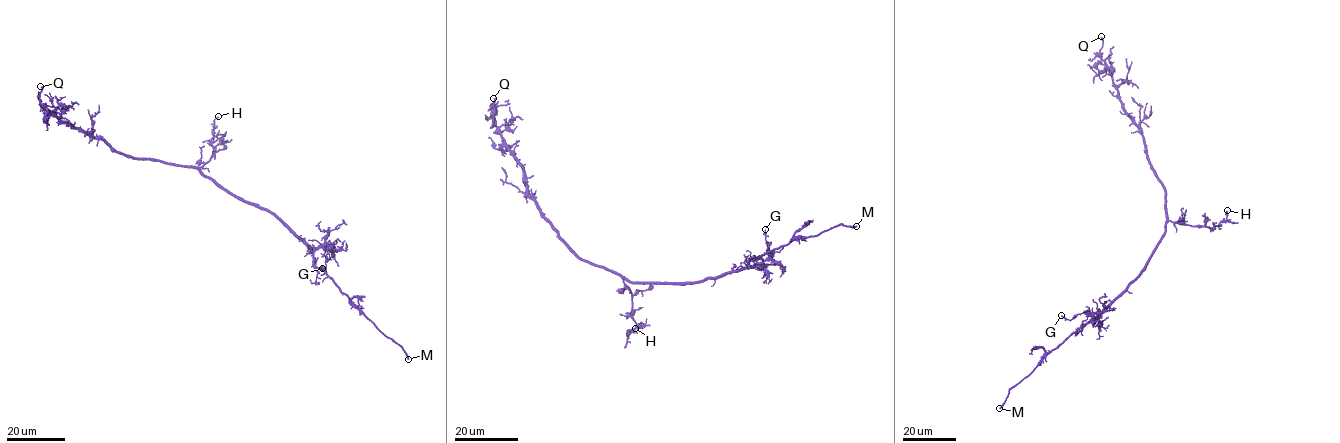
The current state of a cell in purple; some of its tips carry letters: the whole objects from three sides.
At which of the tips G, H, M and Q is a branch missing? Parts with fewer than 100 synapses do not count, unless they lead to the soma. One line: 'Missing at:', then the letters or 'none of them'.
Missing at: M

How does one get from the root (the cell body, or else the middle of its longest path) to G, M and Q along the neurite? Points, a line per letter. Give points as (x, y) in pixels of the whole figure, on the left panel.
G: (227, 190), (273, 212), (311, 248), (329, 246), (326, 265), (322, 268)
M: (227, 190), (273, 212), (303, 238), (312, 253), (314, 264), (332, 278), (378, 329), (400, 345), (408, 359)
Q: (227, 190), (196, 169), (123, 154), (61, 120), (40, 103), (40, 86)

